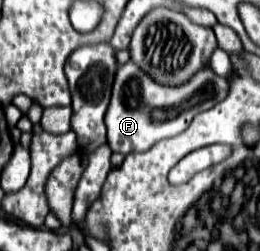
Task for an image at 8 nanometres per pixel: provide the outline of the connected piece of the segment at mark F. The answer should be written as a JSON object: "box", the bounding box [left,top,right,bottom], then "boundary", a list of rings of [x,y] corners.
{"box":[105,60,227,154],"boundary":[[[129,60],[127,64],[119,66],[119,72],[115,76],[111,104],[105,116],[107,142],[113,152],[121,154],[149,150],[159,140],[173,138],[187,130],[187,126],[199,112],[213,108],[227,96],[227,88],[227,80],[217,76],[211,68],[201,68],[185,84],[169,86],[155,82],[133,60]]]}

